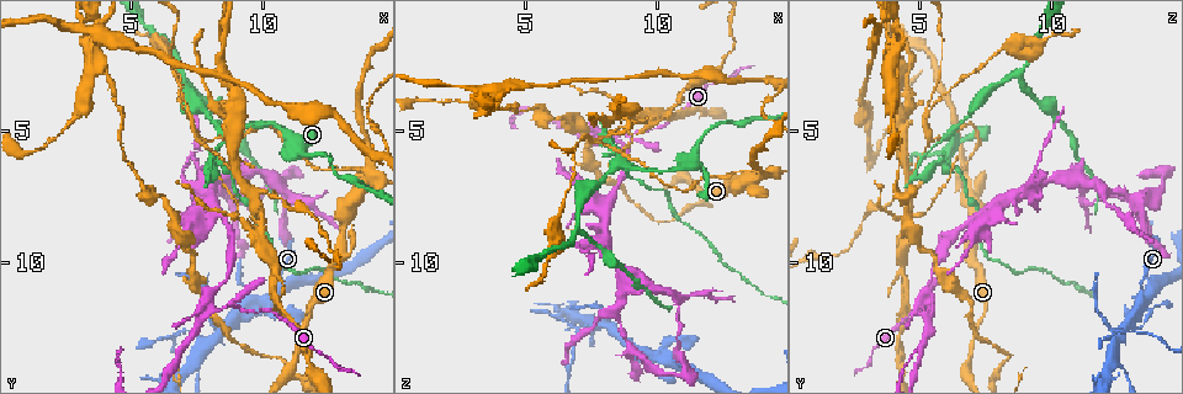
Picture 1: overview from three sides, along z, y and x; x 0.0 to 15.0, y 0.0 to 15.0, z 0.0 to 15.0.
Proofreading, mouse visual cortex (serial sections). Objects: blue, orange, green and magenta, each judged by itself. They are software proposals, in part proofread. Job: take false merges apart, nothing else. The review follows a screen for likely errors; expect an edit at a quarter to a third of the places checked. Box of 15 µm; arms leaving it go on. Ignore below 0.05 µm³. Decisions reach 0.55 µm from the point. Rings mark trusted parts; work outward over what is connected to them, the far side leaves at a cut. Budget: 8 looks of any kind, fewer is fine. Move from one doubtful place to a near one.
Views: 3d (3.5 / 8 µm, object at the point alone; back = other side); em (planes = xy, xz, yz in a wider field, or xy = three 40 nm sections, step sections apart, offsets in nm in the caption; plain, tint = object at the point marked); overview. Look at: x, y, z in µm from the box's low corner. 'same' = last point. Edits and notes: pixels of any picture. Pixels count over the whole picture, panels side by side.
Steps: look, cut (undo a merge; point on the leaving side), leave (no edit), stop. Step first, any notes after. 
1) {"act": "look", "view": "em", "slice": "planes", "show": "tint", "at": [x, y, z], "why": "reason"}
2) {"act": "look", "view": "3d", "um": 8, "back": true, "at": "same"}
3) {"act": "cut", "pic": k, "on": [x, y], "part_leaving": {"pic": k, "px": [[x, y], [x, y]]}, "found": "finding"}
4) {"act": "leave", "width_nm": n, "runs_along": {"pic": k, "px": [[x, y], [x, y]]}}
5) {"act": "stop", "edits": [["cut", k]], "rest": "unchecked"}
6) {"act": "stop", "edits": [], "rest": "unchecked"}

{"act": "look", "view": "3d", "um": 3.5, "at": [12.9, 9.6, 6.9], "why": "a fork"}

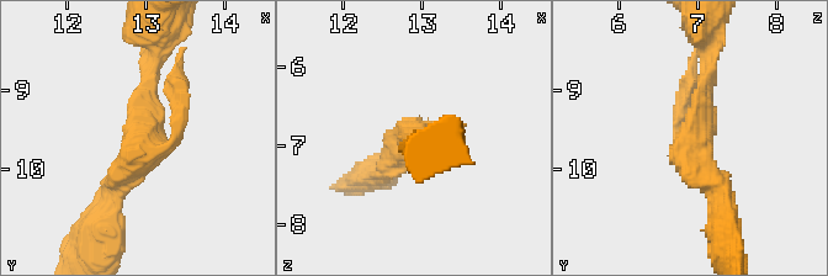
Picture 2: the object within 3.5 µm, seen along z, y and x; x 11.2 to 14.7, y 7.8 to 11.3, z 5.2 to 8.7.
{"act": "look", "view": "em", "slice": "xy", "step": 2, "show": "tint", "at": [13.00, 9.60, 7.00], "why": "now the EM"}

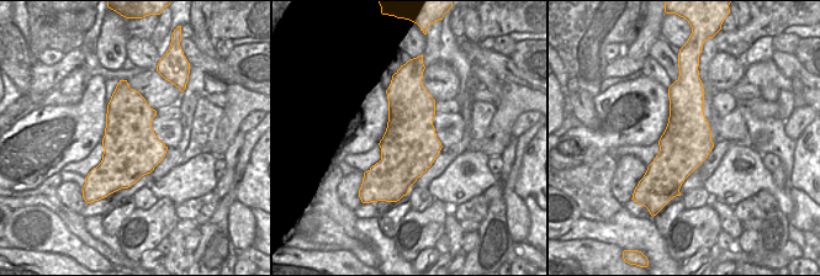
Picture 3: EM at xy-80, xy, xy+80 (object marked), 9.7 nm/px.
{"act": "leave", "runs_along": {"pic": 2, "px": [[106, 203], [141, 154], [155, 60]]}, "found": "one cell here"}

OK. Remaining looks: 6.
{"act": "look", "view": "3d", "um": 3.5, "at": [14.1, 6.6, 6.7], "why": "branch point"}

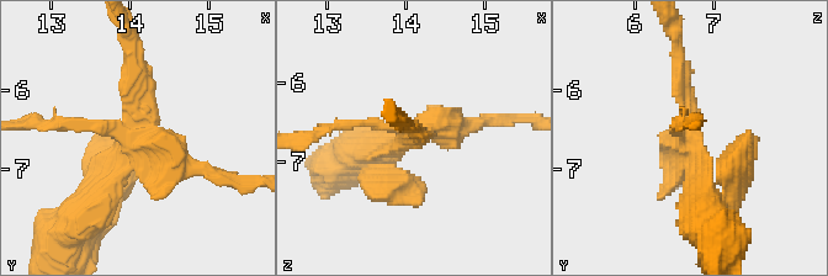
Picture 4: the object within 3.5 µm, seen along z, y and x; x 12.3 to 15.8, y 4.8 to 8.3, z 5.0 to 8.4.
{"act": "look", "view": "em", "slice": "xy", "step": 2, "show": "tint", "at": [14.00, 6.55, 6.70], "arms": 4, "arm_widths_nm": [100, 200, 350, 400], "why": "shape alone is not enough"}

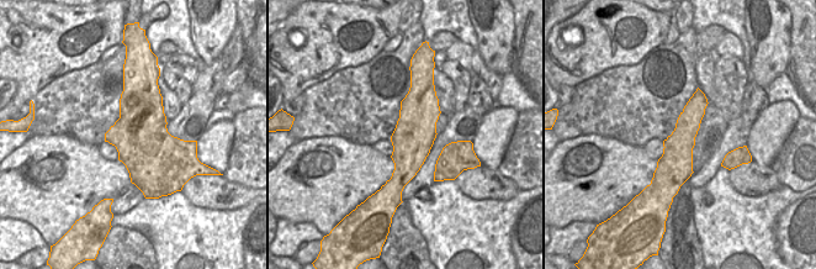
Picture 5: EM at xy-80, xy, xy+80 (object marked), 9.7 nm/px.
{"act": "cut", "pic": 4, "on": [176, 169], "part_leaving": {"pic": 4, "px": [[129, 149], [126, 129], [35, 126]]}, "found": "two cells meet here"}

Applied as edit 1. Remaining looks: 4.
{"act": "look", "view": "3d", "um": 3.5, "back": true, "at": [9.6, 11.7, 13.6], "why": "abrupt turn"}

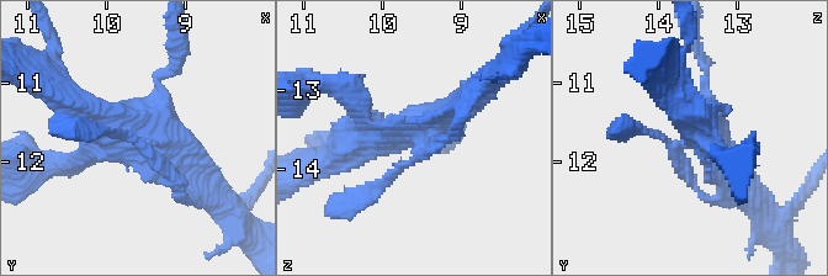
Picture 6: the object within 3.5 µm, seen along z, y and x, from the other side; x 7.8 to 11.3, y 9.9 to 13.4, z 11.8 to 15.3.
{"act": "look", "view": "em", "slice": "xy", "step": 1, "show": "tint", "at": [9.50, 11.70, 13.50]}

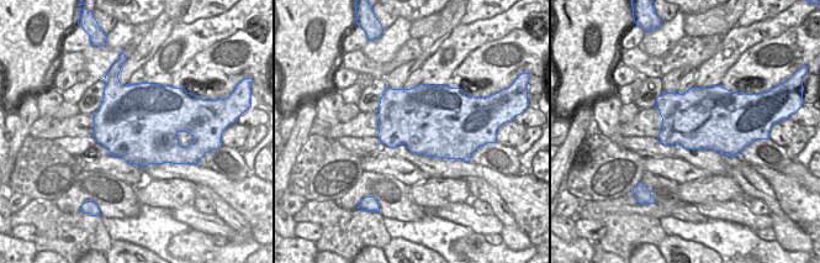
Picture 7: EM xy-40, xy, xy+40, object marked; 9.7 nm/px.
{"act": "leave", "runs_along": {"pic": 6, "px": [[355, 148], [419, 133], [373, 190]]}, "found": "continuous, no second cell"}

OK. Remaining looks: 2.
{"act": "stop", "edits": [["cut", 4]], "rest": "unchecked"}

